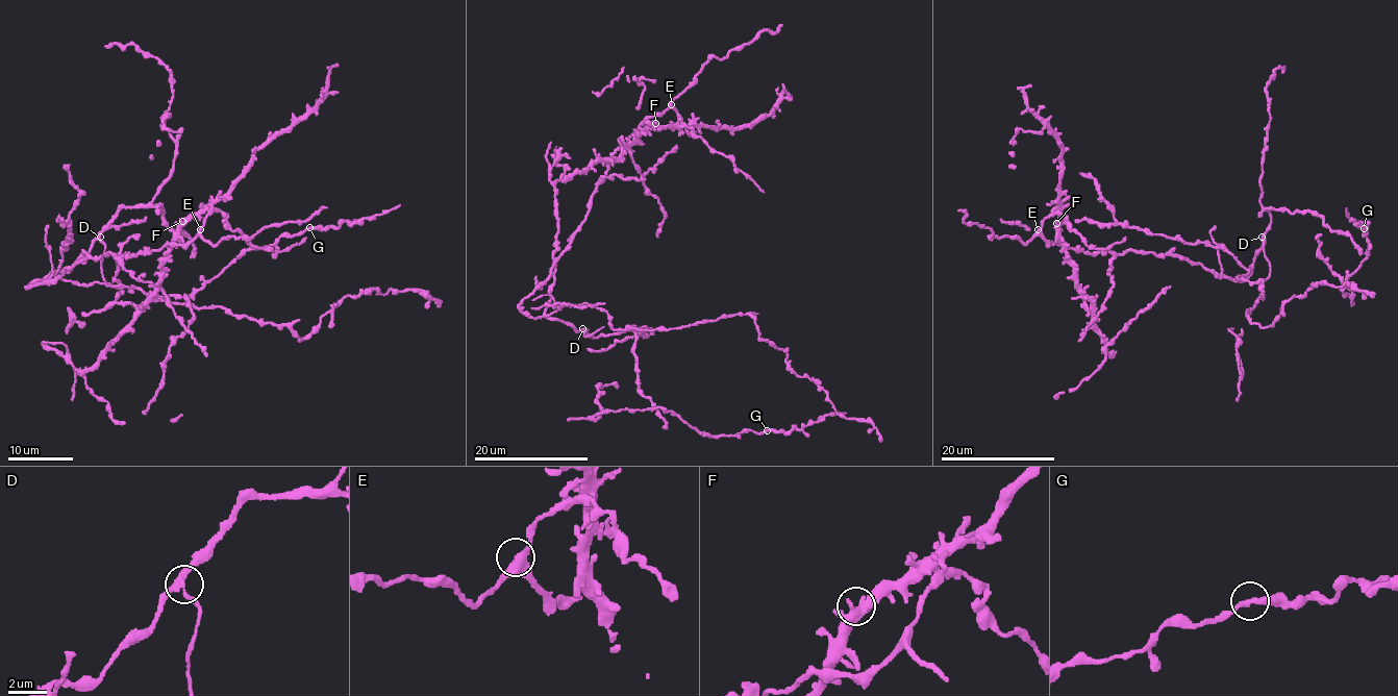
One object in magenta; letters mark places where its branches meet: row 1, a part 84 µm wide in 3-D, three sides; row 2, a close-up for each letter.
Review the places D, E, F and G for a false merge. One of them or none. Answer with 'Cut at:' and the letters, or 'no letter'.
Cut at: D

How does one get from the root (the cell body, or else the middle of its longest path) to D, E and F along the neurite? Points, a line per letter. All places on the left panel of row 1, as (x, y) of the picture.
D: (41, 280), (56, 272), (67, 272), (99, 238)
E: (41, 280), (26, 287), (52, 283), (65, 269), (107, 252), (122, 257), (188, 244), (200, 229)
F: (41, 280), (26, 287), (52, 283), (65, 269), (107, 252), (122, 257), (159, 250), (182, 221)

